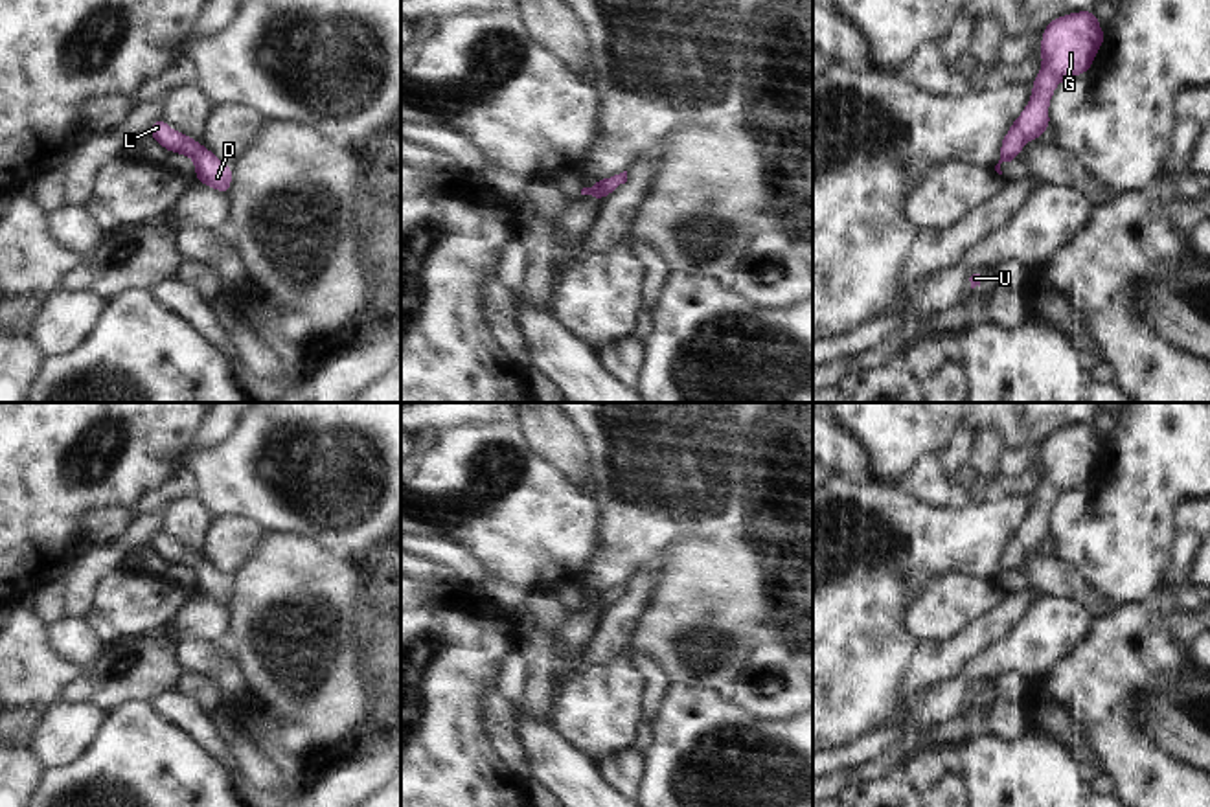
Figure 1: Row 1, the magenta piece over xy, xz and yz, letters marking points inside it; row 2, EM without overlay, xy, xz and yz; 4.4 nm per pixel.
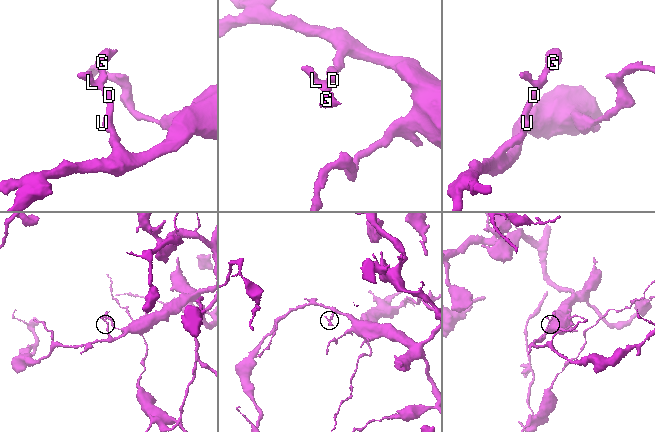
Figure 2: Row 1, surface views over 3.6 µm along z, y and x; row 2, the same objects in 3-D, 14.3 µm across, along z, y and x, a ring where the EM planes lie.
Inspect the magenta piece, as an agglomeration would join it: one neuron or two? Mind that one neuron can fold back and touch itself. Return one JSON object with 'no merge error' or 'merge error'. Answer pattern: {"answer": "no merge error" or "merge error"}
{"answer": "no merge error"}

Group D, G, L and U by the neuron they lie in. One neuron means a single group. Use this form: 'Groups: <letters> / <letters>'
Groups: D G L U.

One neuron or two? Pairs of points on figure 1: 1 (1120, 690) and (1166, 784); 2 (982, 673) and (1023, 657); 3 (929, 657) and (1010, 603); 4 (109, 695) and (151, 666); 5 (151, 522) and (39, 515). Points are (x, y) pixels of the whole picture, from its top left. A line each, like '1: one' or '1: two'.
1: one
2: one
3: one
4: one
5: two

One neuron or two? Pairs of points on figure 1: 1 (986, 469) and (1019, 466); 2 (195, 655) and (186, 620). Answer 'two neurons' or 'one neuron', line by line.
1: two neurons
2: two neurons

